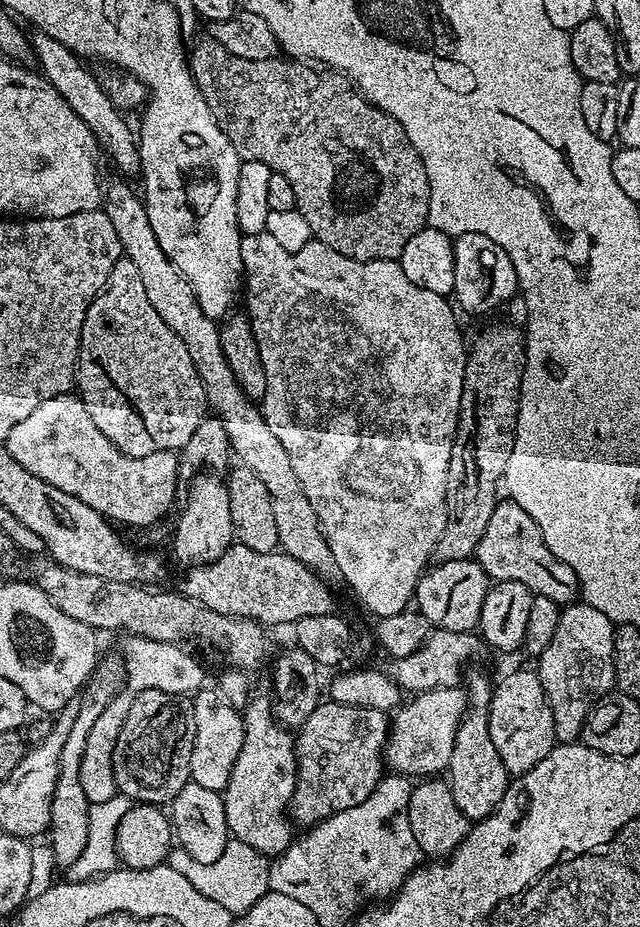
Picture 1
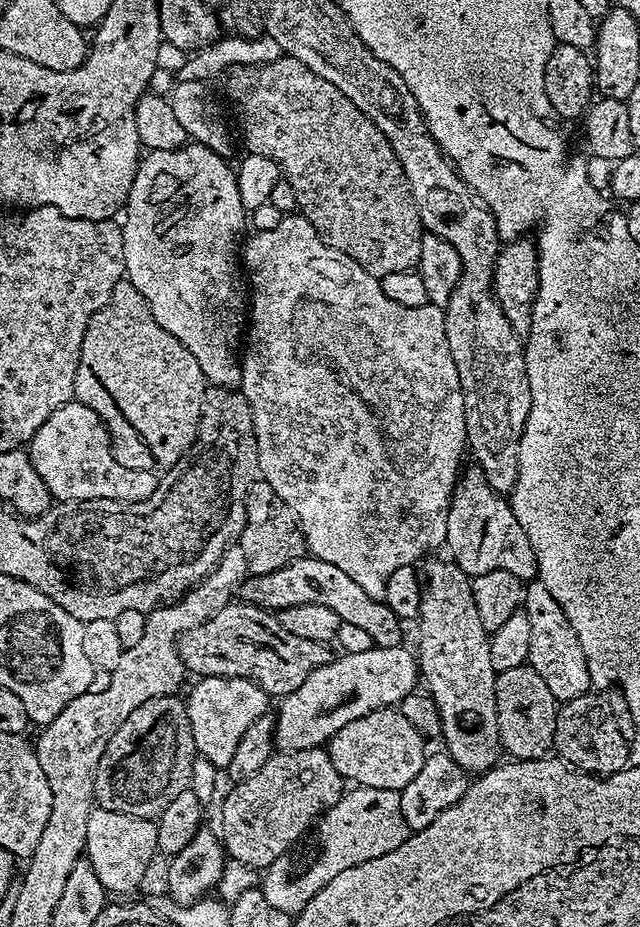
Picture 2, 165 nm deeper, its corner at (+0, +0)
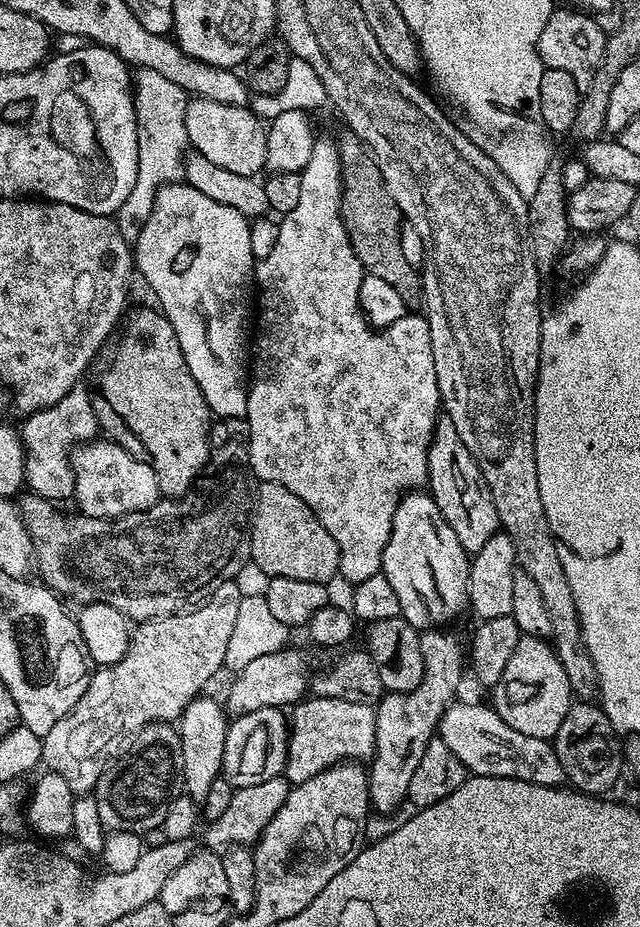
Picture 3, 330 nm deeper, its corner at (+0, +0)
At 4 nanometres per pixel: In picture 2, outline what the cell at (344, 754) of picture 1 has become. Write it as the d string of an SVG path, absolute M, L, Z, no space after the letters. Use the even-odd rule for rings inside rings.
M319 747L294 750L293 752L287 750L277 751L275 754L271 755L266 764L262 766L262 770L255 771L254 774L246 780L237 781L232 788L233 789L226 796L220 812L220 824L222 826L220 834L223 838L222 843L225 848L225 853L231 859L245 864L254 870L267 870L274 861L287 857L289 855L287 852L303 838L304 831L306 831L308 827L311 829L313 825L320 820L327 809L334 806L334 804L340 800L341 796L343 796L346 791L346 781L343 776L338 774L338 770L334 770L334 762L328 757L327 751L325 751L323 747Z

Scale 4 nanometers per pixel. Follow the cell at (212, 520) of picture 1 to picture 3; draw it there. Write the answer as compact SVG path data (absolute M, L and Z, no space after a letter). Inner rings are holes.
M227 580L199 606L178 612L175 616L161 616L155 620L143 621L137 627L140 629L132 632L132 640L124 657L113 664L97 667L89 676L86 690L72 707L72 712L54 722L50 734L42 738L43 767L62 777L73 794L91 793L104 769L109 767L113 759L112 743L115 740L120 740L123 736L131 737L147 724L179 721L185 706L207 689L204 687L211 682L212 675L219 668L221 670L225 667L224 659L237 621L238 606L245 596L238 585L236 580Z

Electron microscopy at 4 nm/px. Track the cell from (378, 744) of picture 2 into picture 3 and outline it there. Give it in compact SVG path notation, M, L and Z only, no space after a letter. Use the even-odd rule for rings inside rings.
M321 696L305 698L290 712L288 757L282 775L289 785L295 786L335 764L367 761L375 748L376 710L373 705Z

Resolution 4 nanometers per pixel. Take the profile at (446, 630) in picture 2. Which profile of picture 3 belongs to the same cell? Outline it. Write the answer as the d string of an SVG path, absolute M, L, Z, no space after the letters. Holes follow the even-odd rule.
M412 490L400 497L380 572L398 596L400 615L410 626L418 630L436 630L451 625L448 623L455 616L466 612L469 563L469 553L458 542L458 534L450 530L427 491Z

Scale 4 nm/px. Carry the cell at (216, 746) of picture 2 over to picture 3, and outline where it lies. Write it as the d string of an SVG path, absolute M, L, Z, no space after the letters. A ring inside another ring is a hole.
M292 646L255 658L244 669L237 671L232 678L232 685L228 688L226 708L233 717L263 708L287 709L305 699L310 688L308 660L302 653L295 652Z

